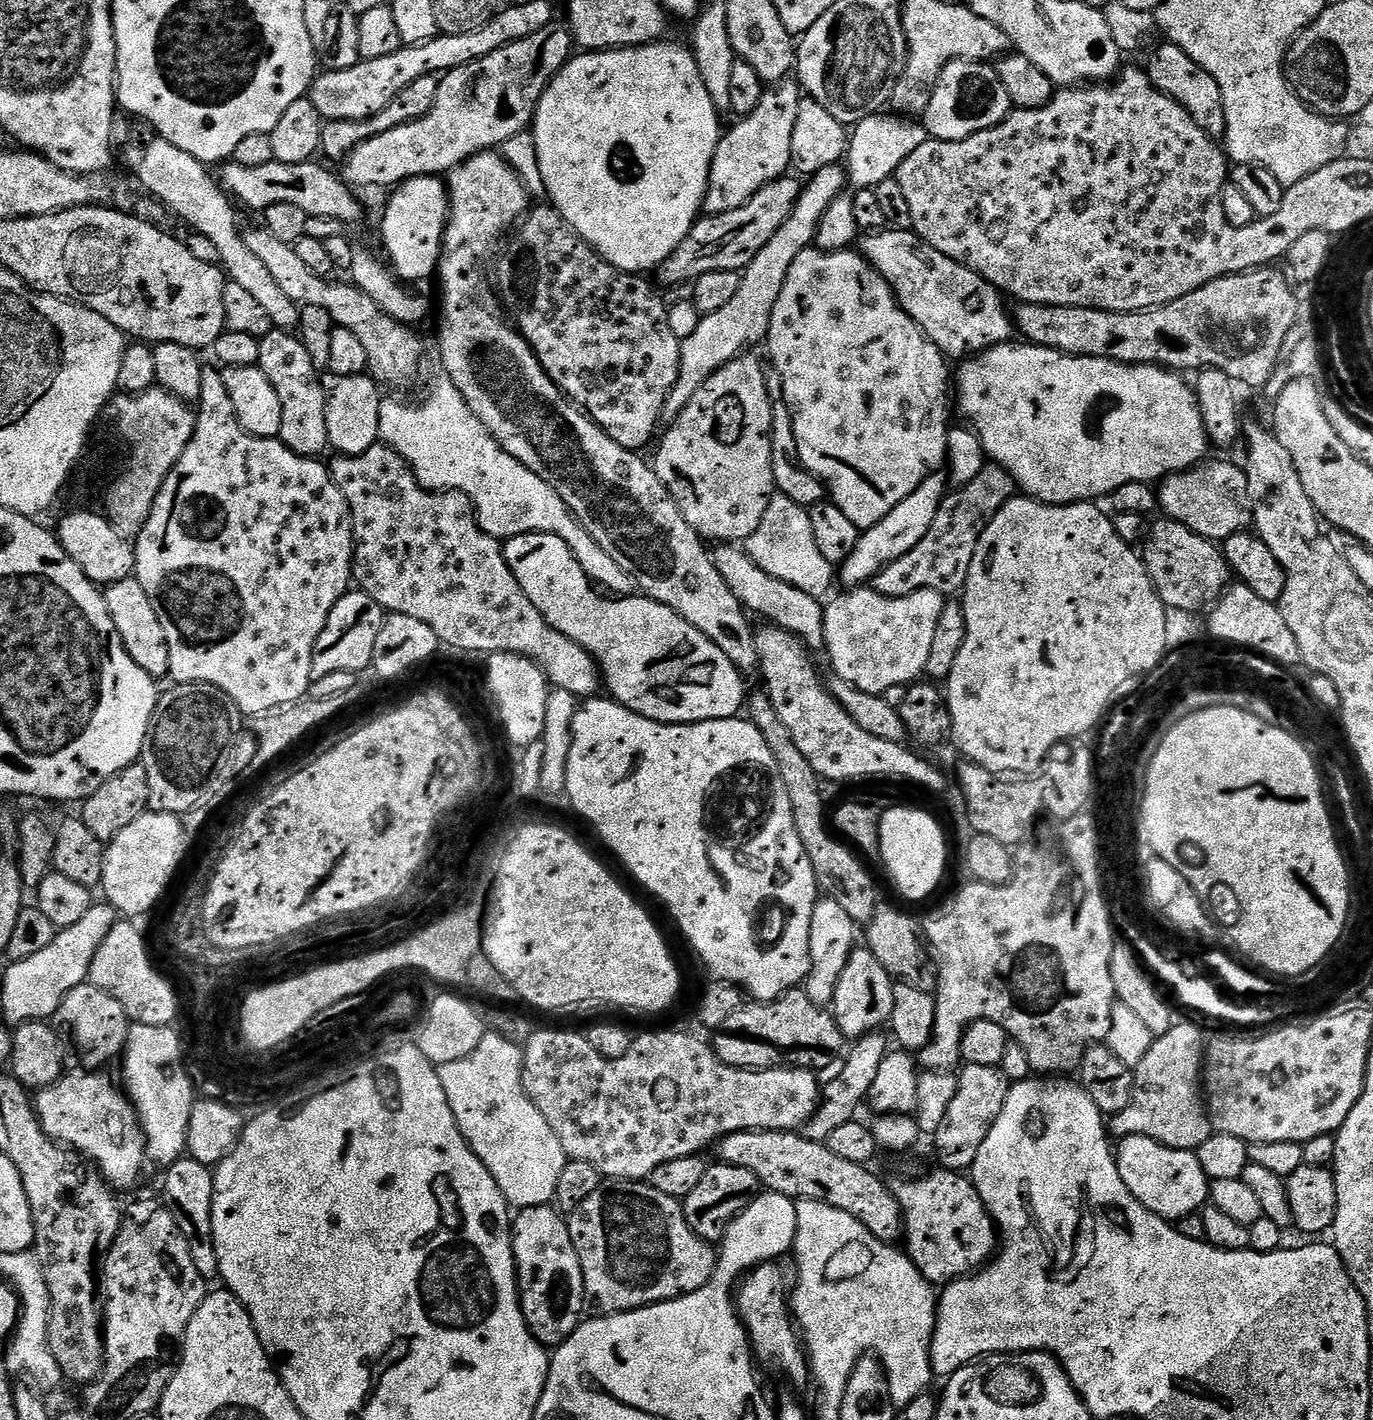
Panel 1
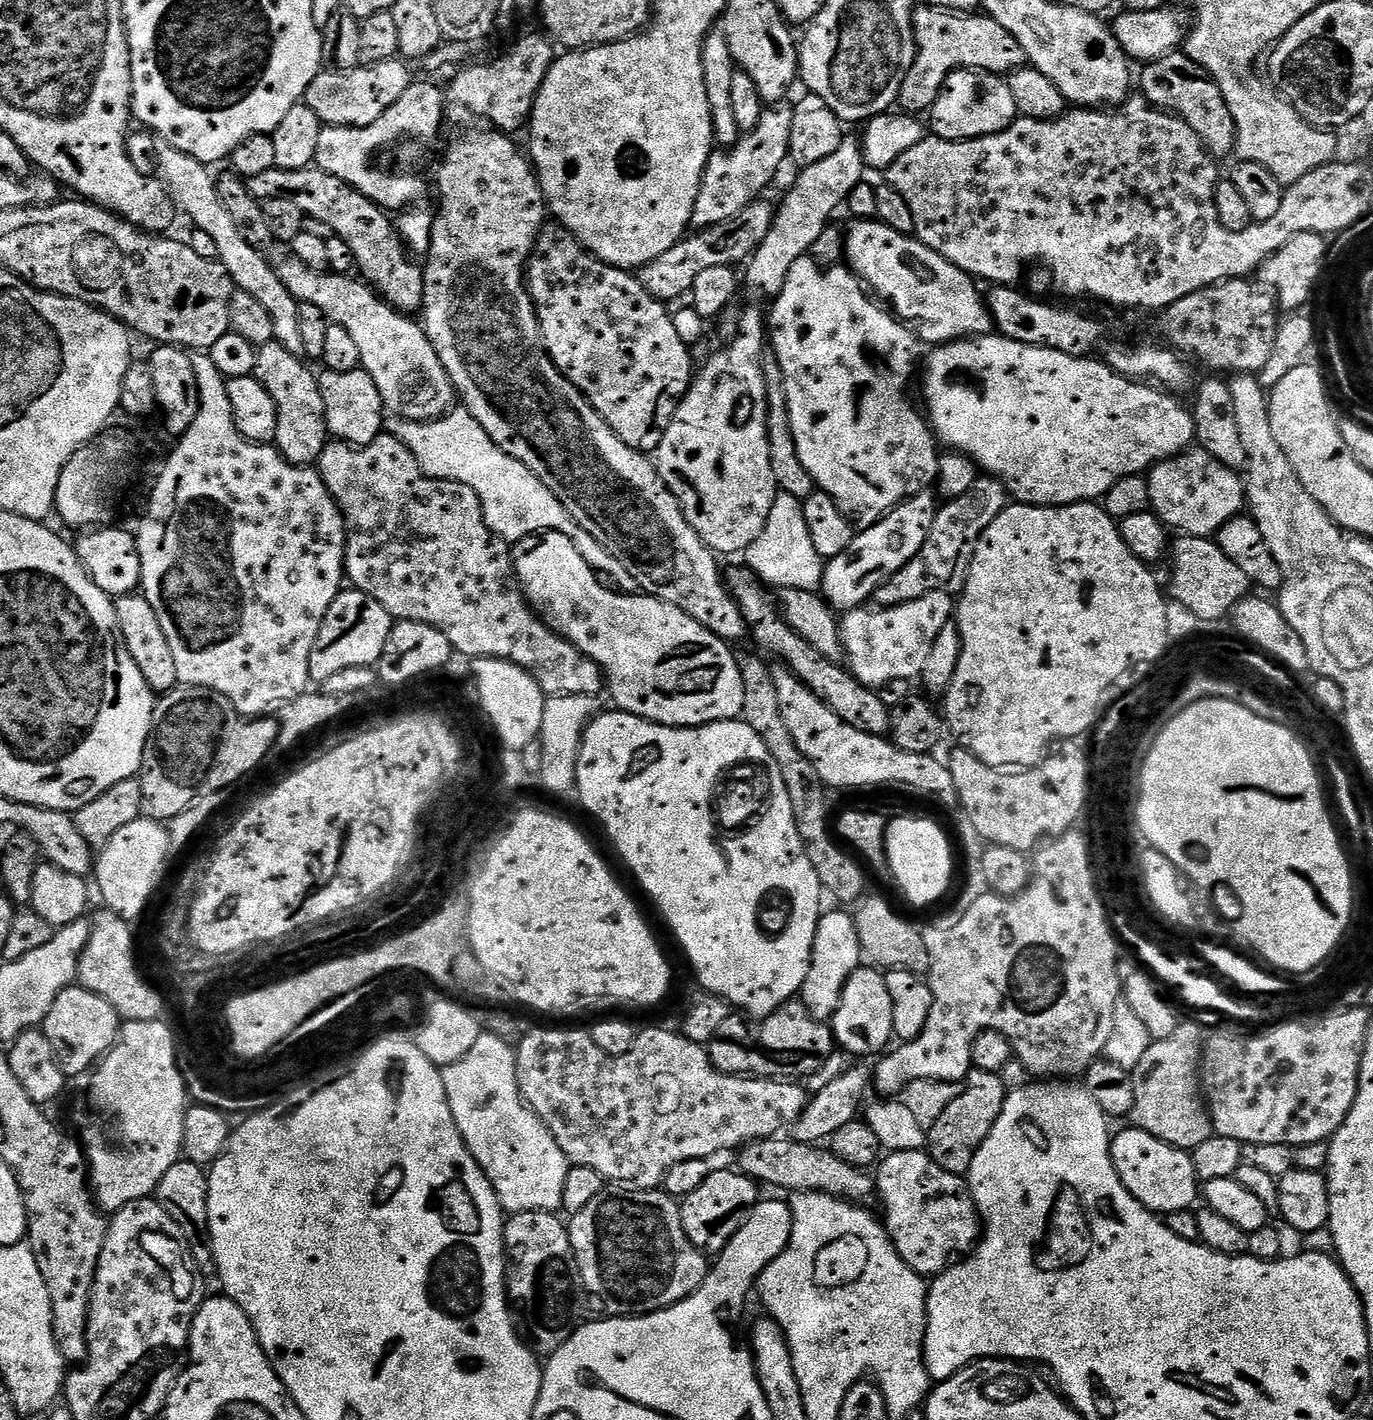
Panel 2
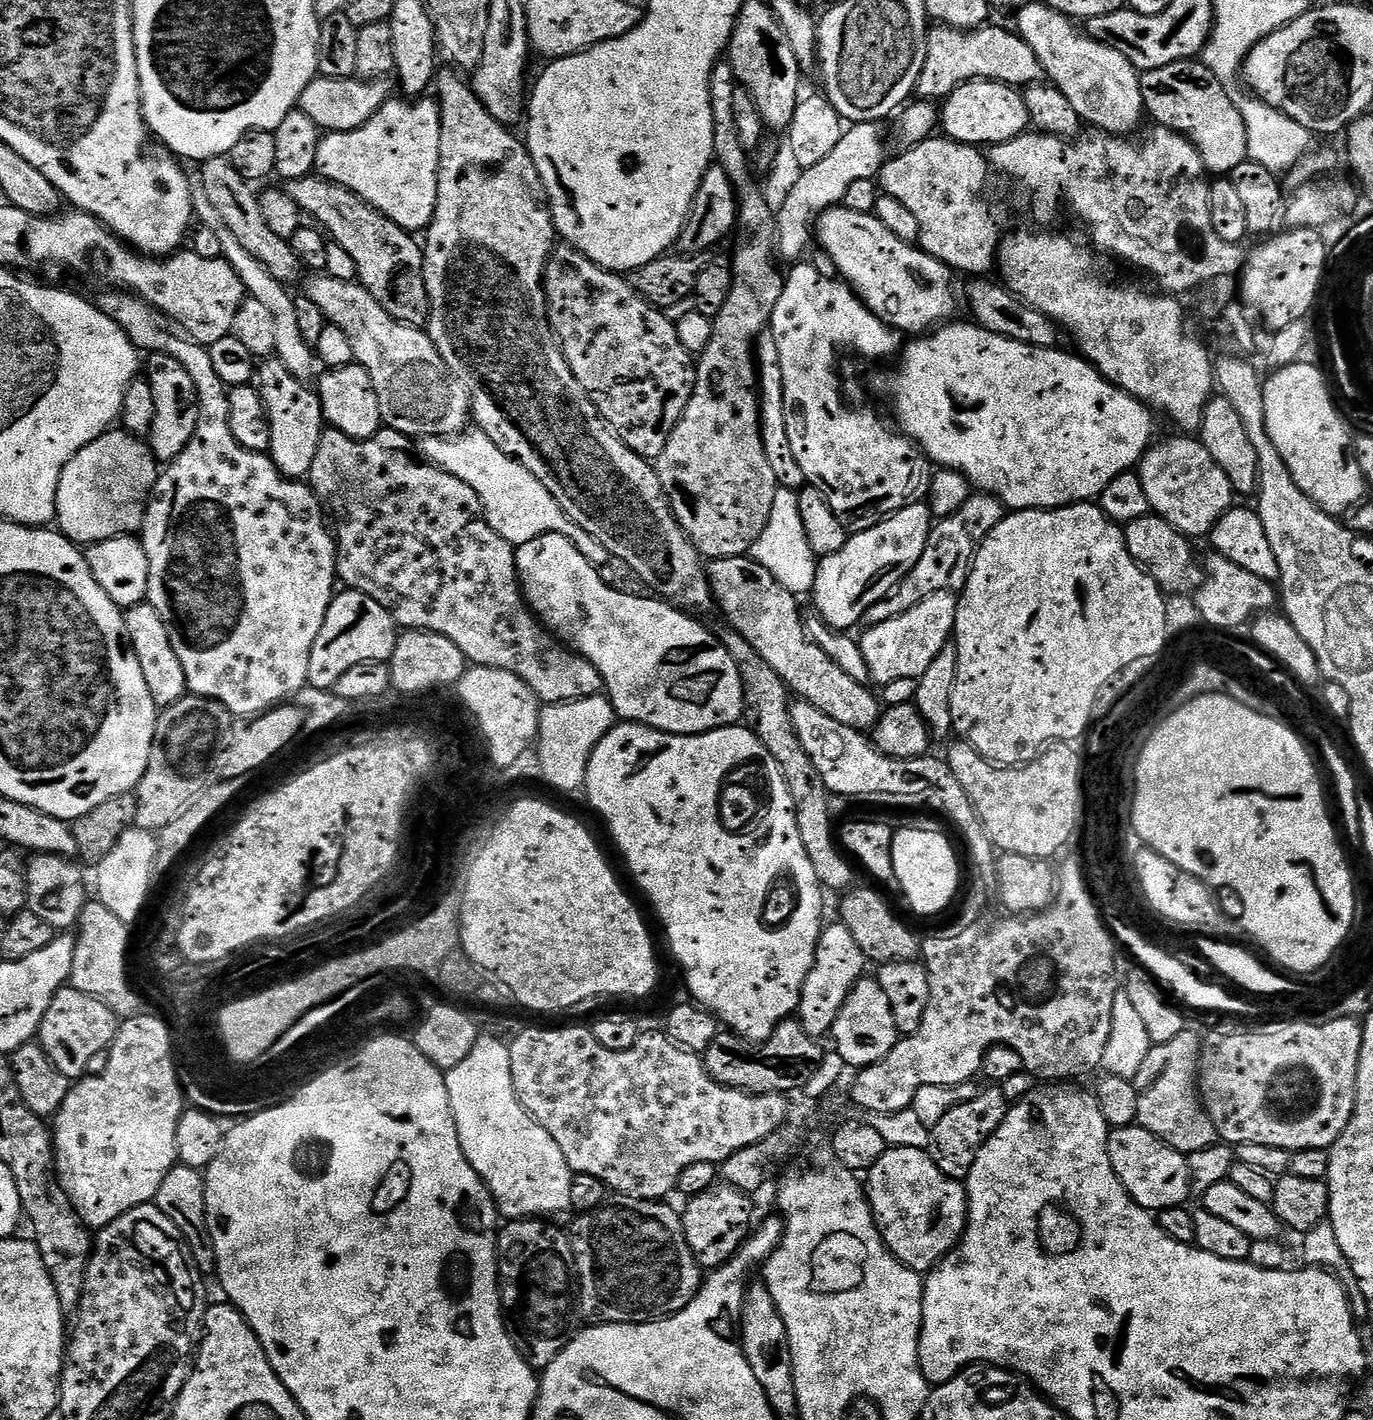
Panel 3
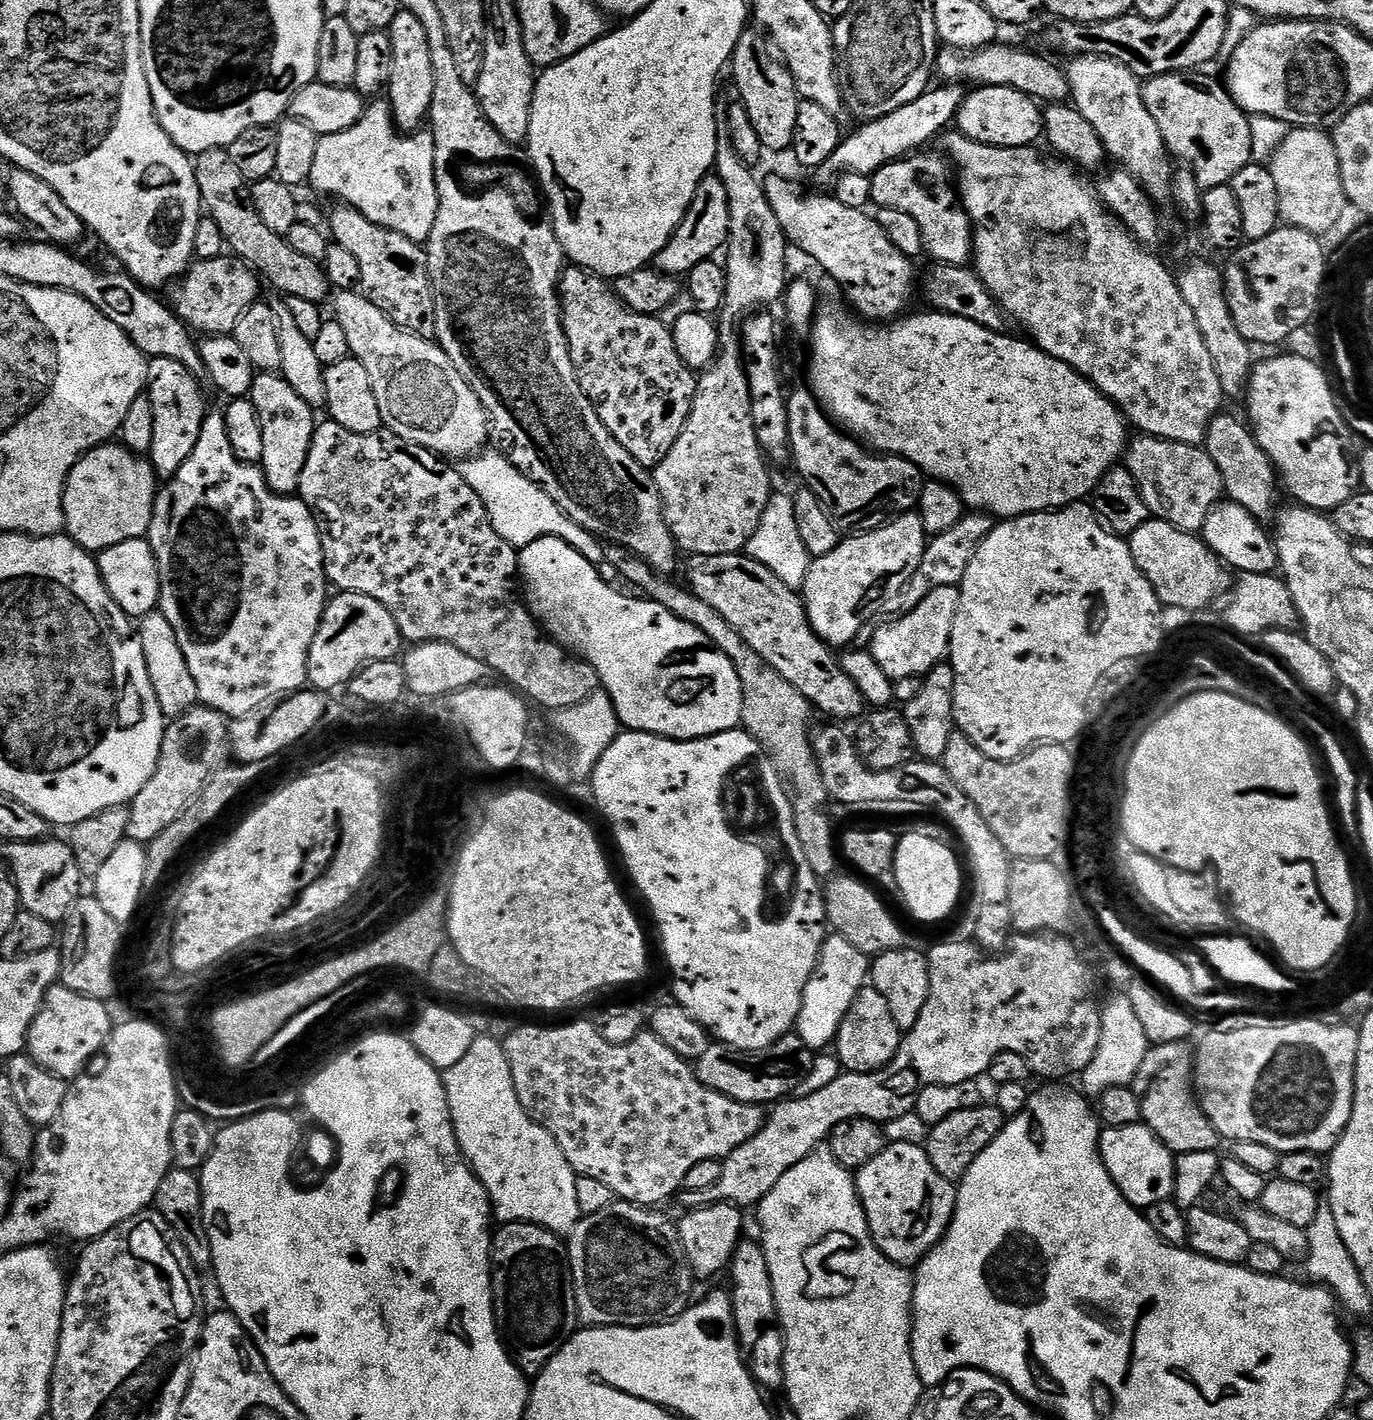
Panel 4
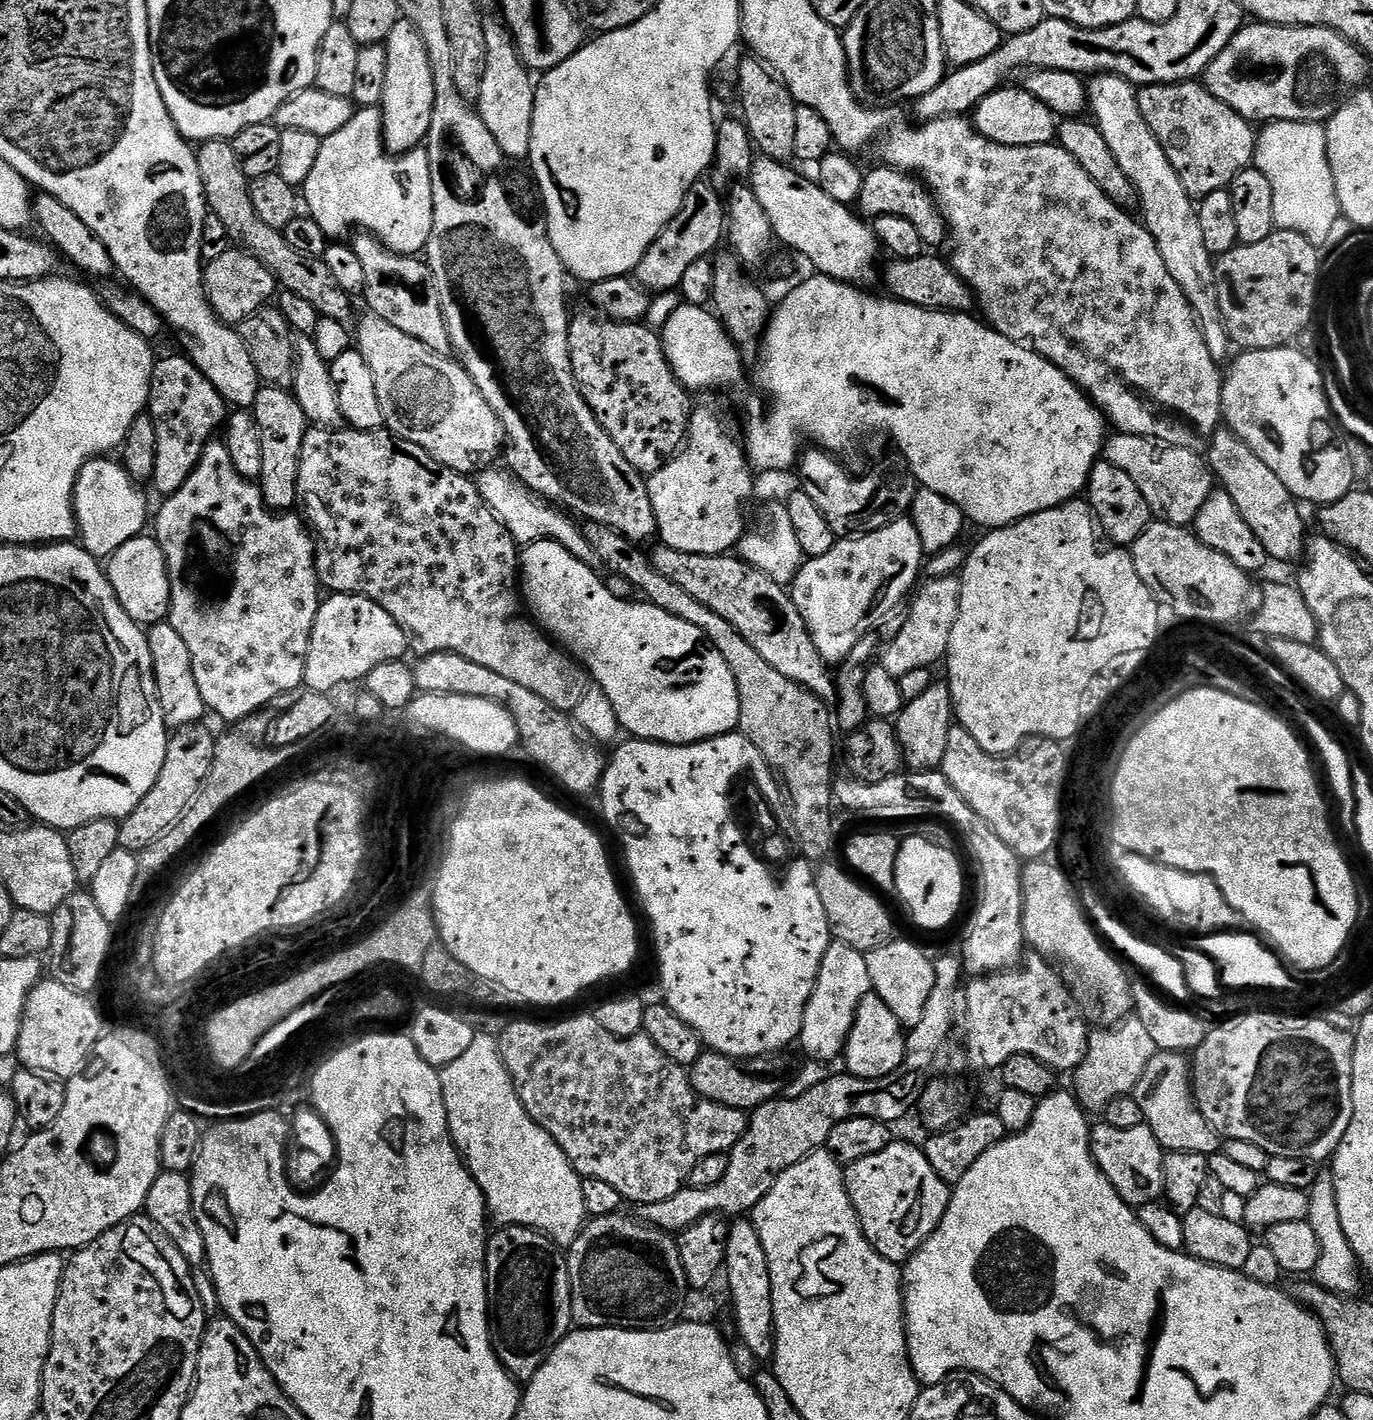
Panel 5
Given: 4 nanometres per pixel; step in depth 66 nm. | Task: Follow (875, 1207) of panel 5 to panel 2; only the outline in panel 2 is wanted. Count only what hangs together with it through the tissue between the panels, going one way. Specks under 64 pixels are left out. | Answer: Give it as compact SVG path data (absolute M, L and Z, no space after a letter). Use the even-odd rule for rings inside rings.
M923 1150L888 1152L879 1161L874 1179L878 1200L880 1196L884 1206L882 1223L910 1270L925 1278L935 1278L953 1263L955 1252L968 1254L975 1249L982 1235L982 1225L965 1177L942 1170Z

